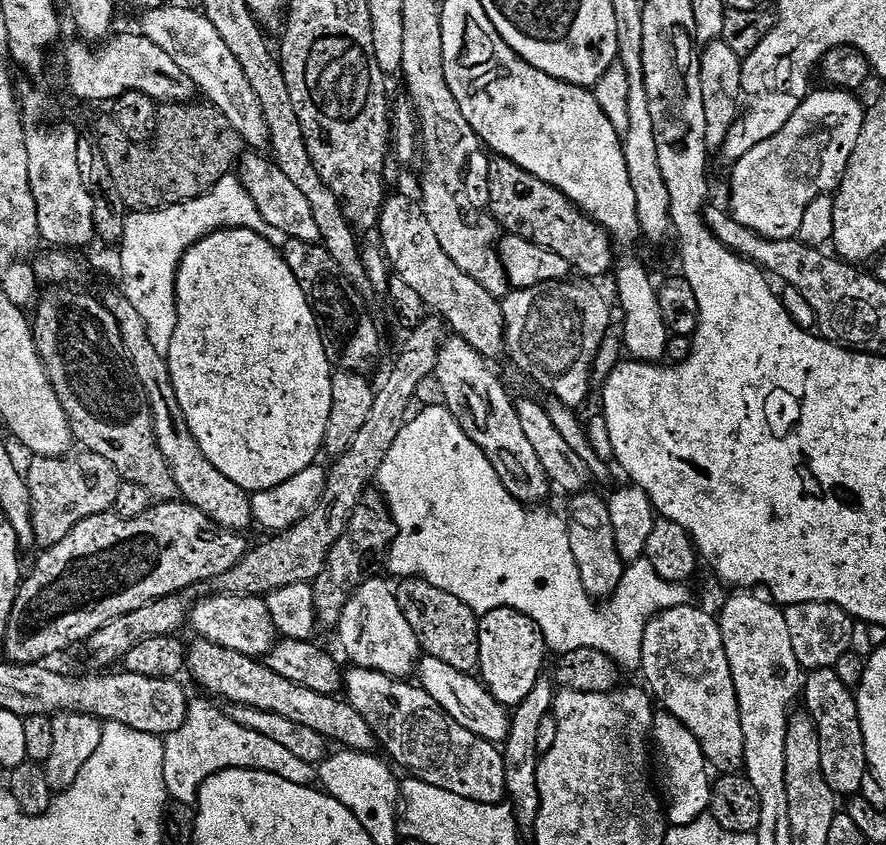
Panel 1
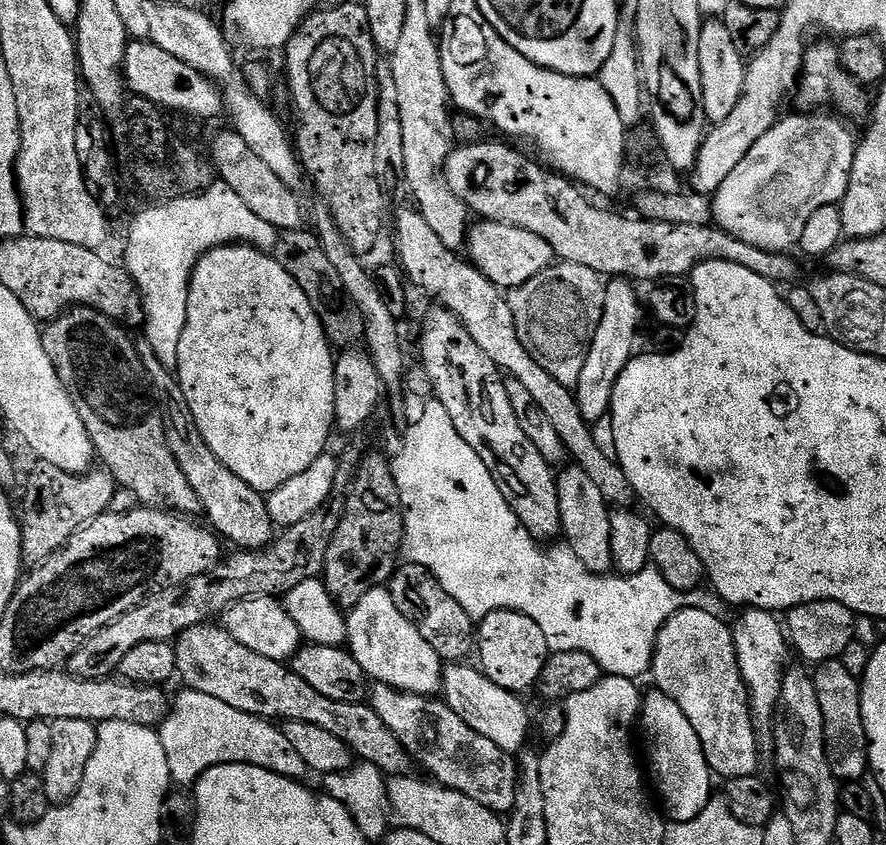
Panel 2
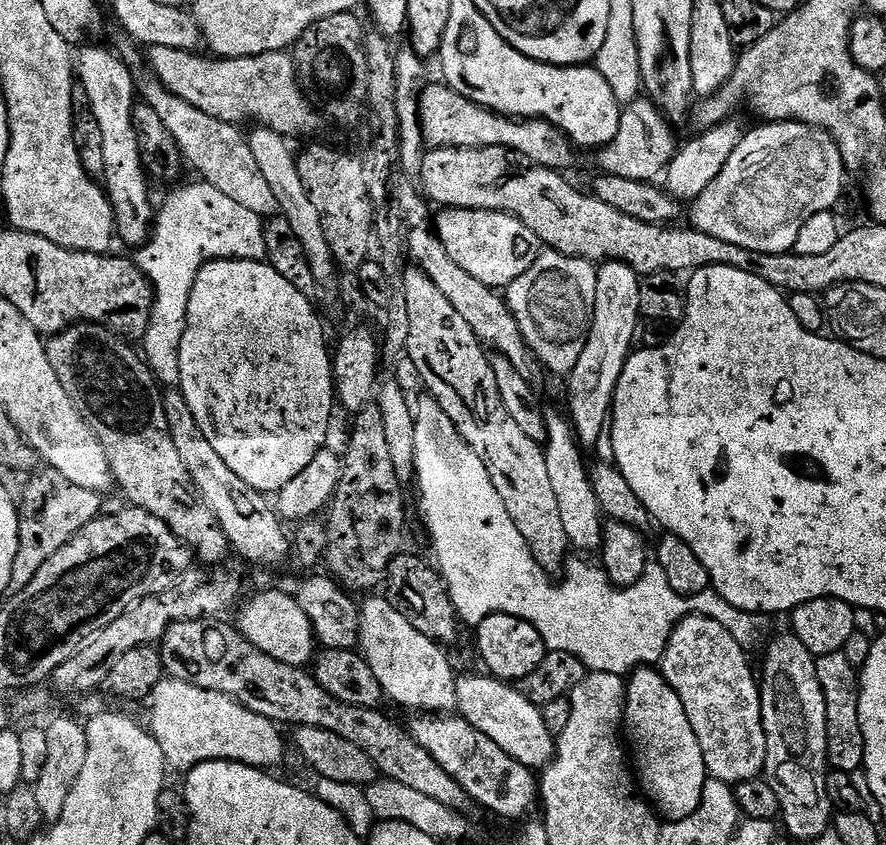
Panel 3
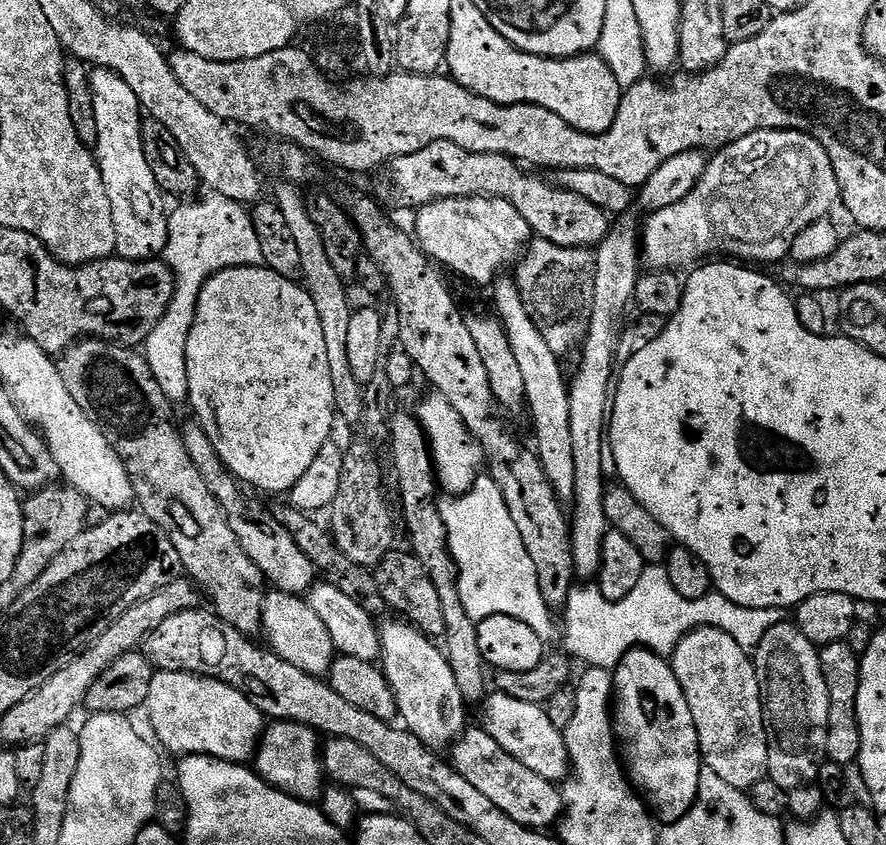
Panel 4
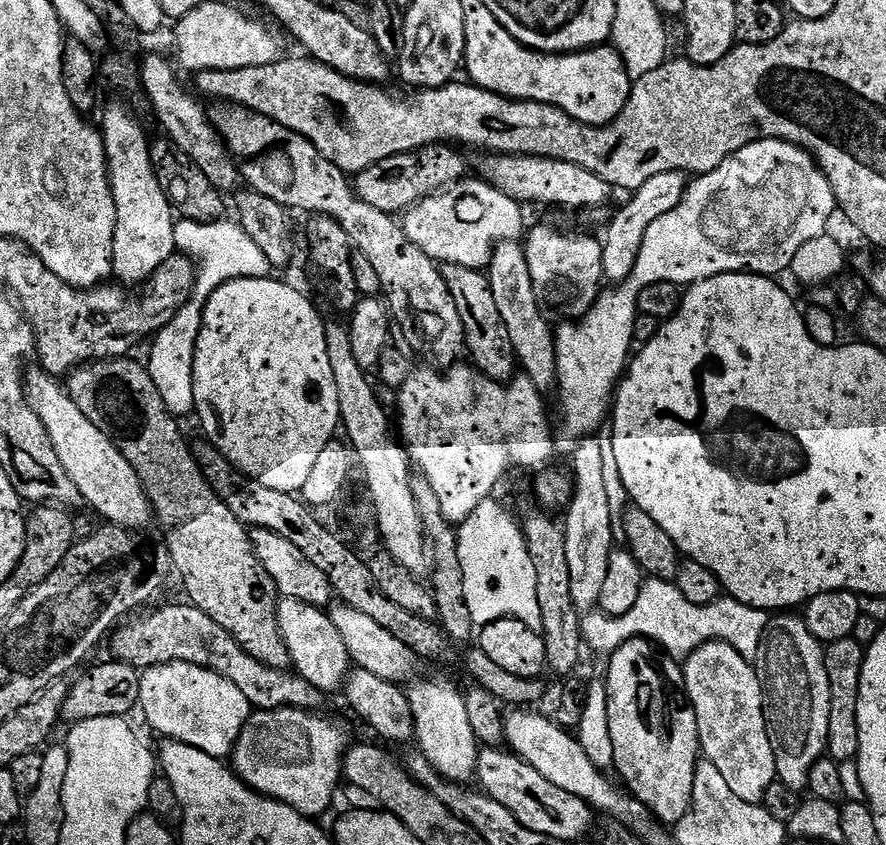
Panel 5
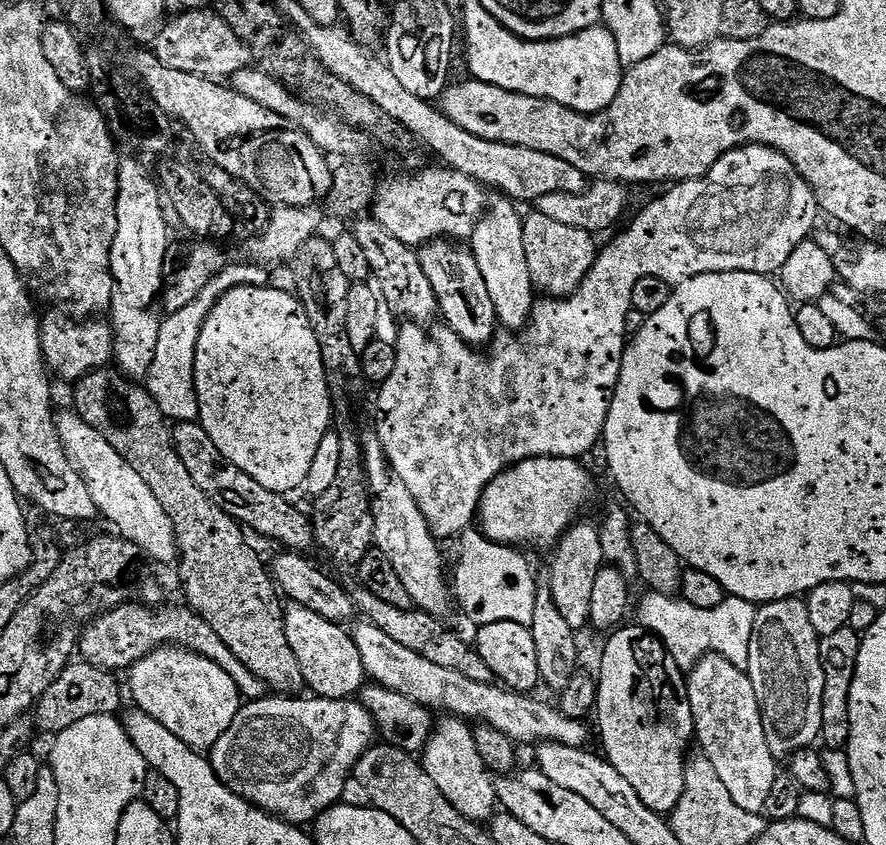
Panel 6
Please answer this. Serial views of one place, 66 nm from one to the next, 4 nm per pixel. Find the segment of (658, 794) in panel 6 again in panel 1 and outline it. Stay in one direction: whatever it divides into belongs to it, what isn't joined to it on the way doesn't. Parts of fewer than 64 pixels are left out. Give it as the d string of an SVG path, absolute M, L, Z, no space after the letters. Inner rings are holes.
M667 714L657 715L654 725L654 748L660 751L660 764L664 767L664 788L668 791L668 800L666 796L666 815L673 825L679 826L689 824L695 820L699 820L712 807L712 785L713 777L708 777L710 773L710 765L704 756L702 746L698 742L698 738L694 738L694 734L685 724L676 716Z

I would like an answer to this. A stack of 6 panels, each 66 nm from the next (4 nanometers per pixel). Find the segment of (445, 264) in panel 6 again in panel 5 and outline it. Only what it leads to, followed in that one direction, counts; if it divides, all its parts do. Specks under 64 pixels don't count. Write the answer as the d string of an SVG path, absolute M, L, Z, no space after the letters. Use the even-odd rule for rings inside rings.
M446 264L442 268L444 281L450 290L450 298L458 310L458 318L464 327L464 342L467 355L472 355L471 363L477 372L491 380L506 382L513 377L518 361L512 352L510 334L506 334L502 316L494 303L490 282L483 271L457 264Z

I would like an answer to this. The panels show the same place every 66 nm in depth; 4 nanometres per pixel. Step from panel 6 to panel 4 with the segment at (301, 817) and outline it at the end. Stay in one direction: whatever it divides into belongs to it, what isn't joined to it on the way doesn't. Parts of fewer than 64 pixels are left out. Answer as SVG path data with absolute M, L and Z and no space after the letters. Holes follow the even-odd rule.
M293 720L269 723L256 749L254 771L271 788L285 792L295 800L319 801L326 784L326 777L322 752L318 747L318 734L313 728L307 728L304 724L295 724Z

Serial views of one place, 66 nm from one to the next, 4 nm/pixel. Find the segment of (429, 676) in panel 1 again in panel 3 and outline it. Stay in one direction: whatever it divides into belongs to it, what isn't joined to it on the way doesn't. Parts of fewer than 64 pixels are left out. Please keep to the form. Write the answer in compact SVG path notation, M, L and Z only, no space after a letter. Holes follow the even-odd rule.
M491 674L484 676L456 677L456 708L459 715L474 730L486 734L490 742L502 746L510 758L522 762L522 766L533 770L543 770L552 763L556 755L556 740L546 730L544 713L537 705L524 697L519 687L503 680L497 680Z

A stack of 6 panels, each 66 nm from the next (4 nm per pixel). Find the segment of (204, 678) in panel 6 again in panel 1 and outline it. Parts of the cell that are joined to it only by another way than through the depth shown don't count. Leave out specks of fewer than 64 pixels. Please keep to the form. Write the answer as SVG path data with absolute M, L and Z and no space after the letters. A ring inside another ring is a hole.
M193 699L188 705L186 722L174 730L164 740L164 777L169 797L177 804L197 803L200 787L208 778L222 770L245 768L278 774L286 782L298 782L309 786L318 780L317 769L310 762L302 762L293 752L286 750L279 742L266 738L266 734L256 734L246 726L240 726L230 718L222 707L215 708L213 701Z

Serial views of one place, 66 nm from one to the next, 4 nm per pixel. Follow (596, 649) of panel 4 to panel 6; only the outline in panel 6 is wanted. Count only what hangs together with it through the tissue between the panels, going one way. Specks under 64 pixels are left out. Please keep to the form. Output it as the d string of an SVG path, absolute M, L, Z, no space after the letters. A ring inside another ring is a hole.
M652 592L641 604L639 601L638 612L639 608L639 627L655 632L663 640L681 668L692 669L708 653L729 659L738 668L748 668L752 642L756 634L757 605L746 602L737 596L728 596L722 602L722 606L702 610L683 598L663 596Z

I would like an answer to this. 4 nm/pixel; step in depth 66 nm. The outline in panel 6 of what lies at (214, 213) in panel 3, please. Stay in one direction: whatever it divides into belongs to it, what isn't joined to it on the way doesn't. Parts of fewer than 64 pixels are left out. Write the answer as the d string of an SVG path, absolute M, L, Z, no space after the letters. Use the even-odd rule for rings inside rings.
M254 262L247 263L225 265L223 271L206 286L206 290L202 290L202 294L198 294L198 298L190 302L190 306L163 317L158 336L158 350L146 377L146 387L169 421L200 419L200 402L196 393L196 351L204 323L220 301L220 297L231 288L238 288L242 284L263 288L271 281L271 273L267 267Z

